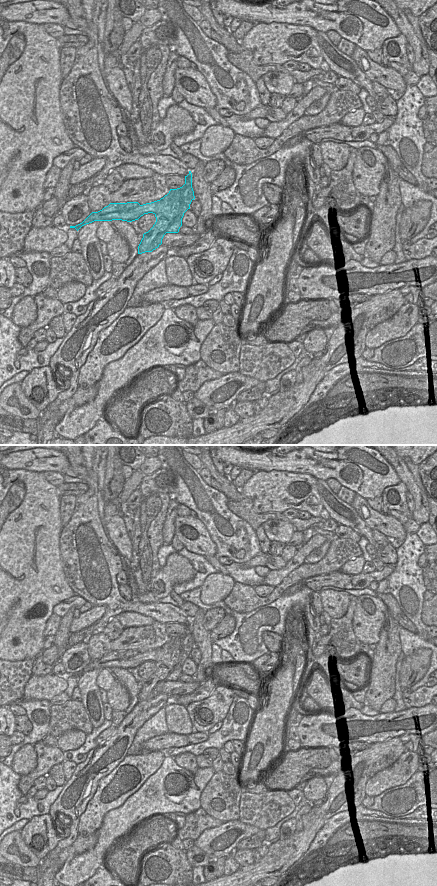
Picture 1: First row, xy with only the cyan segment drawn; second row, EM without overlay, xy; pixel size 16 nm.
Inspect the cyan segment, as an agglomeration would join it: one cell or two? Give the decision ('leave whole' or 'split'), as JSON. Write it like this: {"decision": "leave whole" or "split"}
{"decision": "split"}

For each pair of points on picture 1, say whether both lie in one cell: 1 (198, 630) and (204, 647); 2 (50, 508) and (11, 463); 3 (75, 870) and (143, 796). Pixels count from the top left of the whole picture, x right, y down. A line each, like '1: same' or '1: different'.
1: same
2: different
3: same

